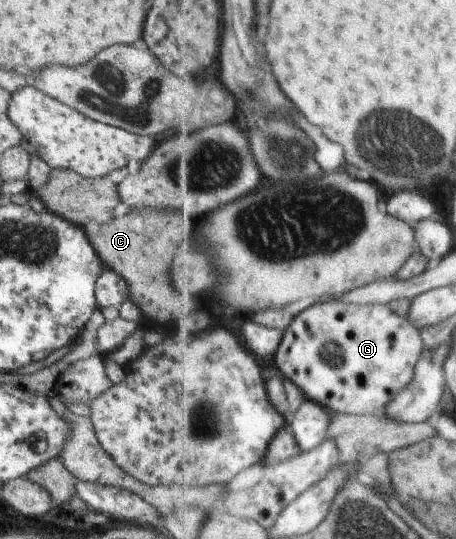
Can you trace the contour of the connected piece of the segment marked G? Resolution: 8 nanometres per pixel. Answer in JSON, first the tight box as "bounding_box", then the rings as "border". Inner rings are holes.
{"bounding_box":[276,300,423,417],"border":[[[331,300],[325,302],[325,304],[315,304],[307,310],[303,310],[295,320],[293,324],[289,326],[289,330],[284,332],[284,337],[277,351],[277,368],[276,371],[280,372],[284,376],[289,376],[289,380],[293,380],[295,384],[302,388],[305,396],[308,400],[313,402],[319,402],[321,406],[325,406],[330,412],[343,413],[346,415],[363,415],[368,417],[385,417],[387,414],[387,404],[393,400],[395,394],[403,391],[403,388],[409,386],[411,380],[413,380],[416,366],[418,365],[419,359],[423,354],[423,338],[421,338],[421,331],[417,330],[407,317],[403,317],[399,314],[391,305],[360,305],[360,304],[345,304],[345,302],[335,302]],[[331,344],[337,344],[342,349],[342,362],[341,364],[331,364],[327,361],[327,346]]]}

